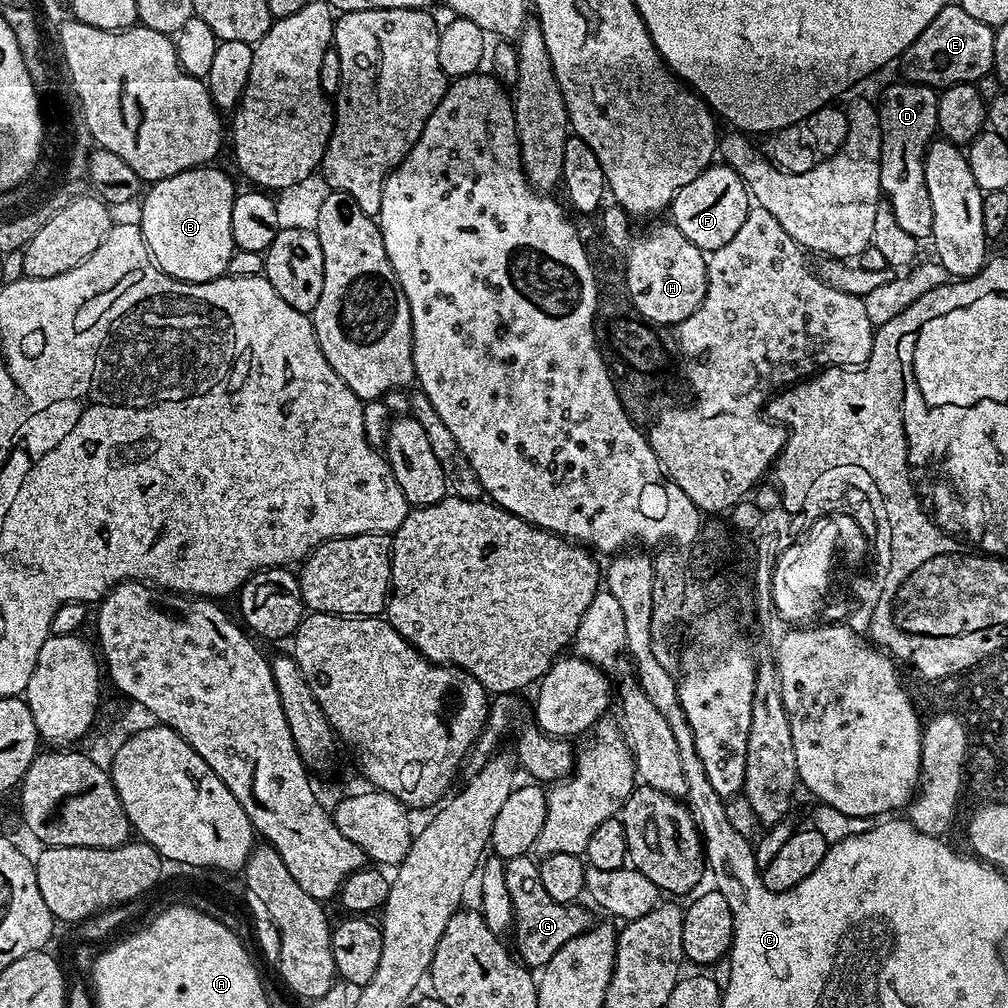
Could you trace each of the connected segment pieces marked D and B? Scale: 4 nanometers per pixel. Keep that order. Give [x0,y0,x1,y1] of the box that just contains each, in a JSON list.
[[878,79,938,242],[138,166,238,284]]

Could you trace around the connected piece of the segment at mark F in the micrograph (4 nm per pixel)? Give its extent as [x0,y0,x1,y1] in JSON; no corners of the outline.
[670,162,751,254]

